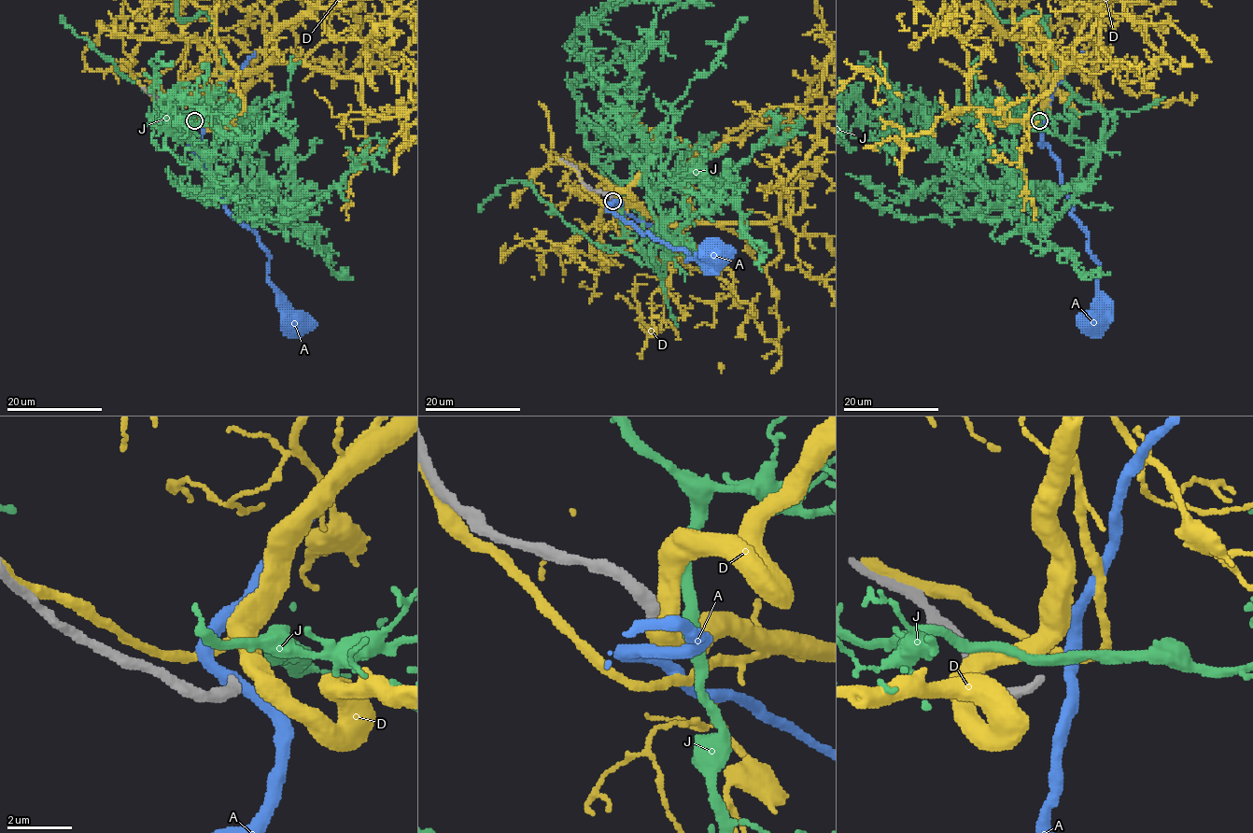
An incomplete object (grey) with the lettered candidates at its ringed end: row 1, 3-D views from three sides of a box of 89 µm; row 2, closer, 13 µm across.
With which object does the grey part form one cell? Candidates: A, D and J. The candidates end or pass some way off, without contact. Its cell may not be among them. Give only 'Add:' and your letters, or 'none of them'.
Add: none of them

